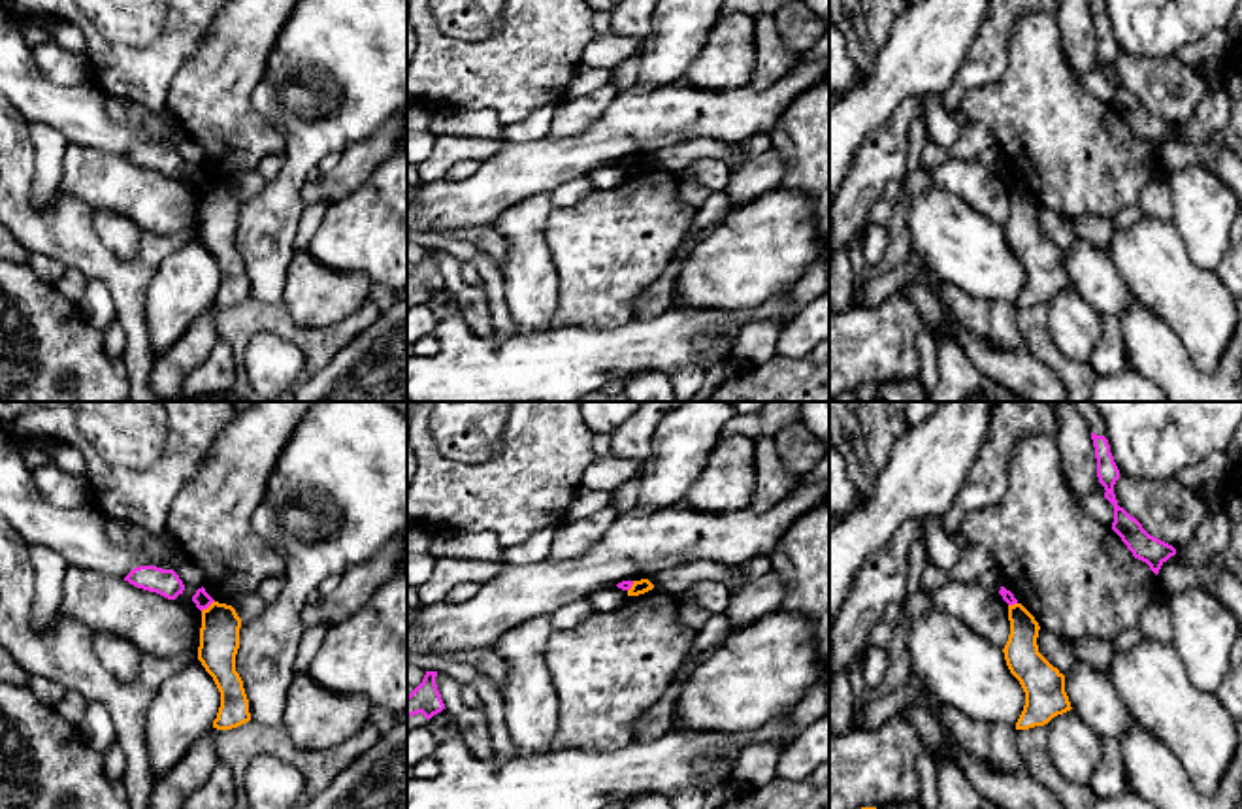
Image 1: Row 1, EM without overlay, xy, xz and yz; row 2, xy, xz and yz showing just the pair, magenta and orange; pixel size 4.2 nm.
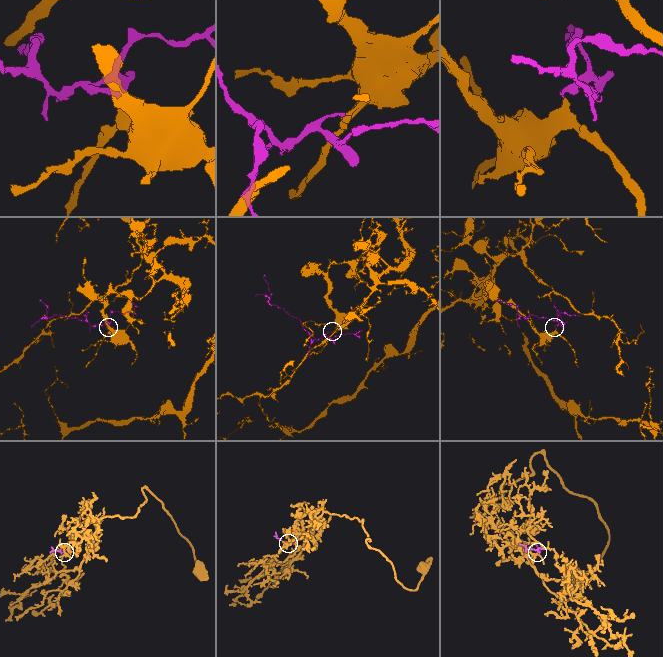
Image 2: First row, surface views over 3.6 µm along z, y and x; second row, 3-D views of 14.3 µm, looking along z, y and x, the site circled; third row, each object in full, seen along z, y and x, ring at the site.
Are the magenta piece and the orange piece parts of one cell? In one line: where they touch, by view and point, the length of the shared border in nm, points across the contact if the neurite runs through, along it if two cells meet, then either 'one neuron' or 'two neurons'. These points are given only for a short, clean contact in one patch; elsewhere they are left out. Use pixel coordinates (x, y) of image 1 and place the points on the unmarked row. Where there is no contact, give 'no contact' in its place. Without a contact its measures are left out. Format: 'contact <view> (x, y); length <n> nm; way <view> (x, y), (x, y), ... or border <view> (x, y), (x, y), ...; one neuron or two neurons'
contact xy (208, 183); length 80 nm; border xy (213, 178), (202, 189); two neurons

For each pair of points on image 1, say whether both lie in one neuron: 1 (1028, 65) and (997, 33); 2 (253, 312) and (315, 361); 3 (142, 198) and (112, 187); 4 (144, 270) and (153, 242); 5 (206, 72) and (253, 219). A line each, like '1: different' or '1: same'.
1: different
2: same
3: same
4: same
5: different

